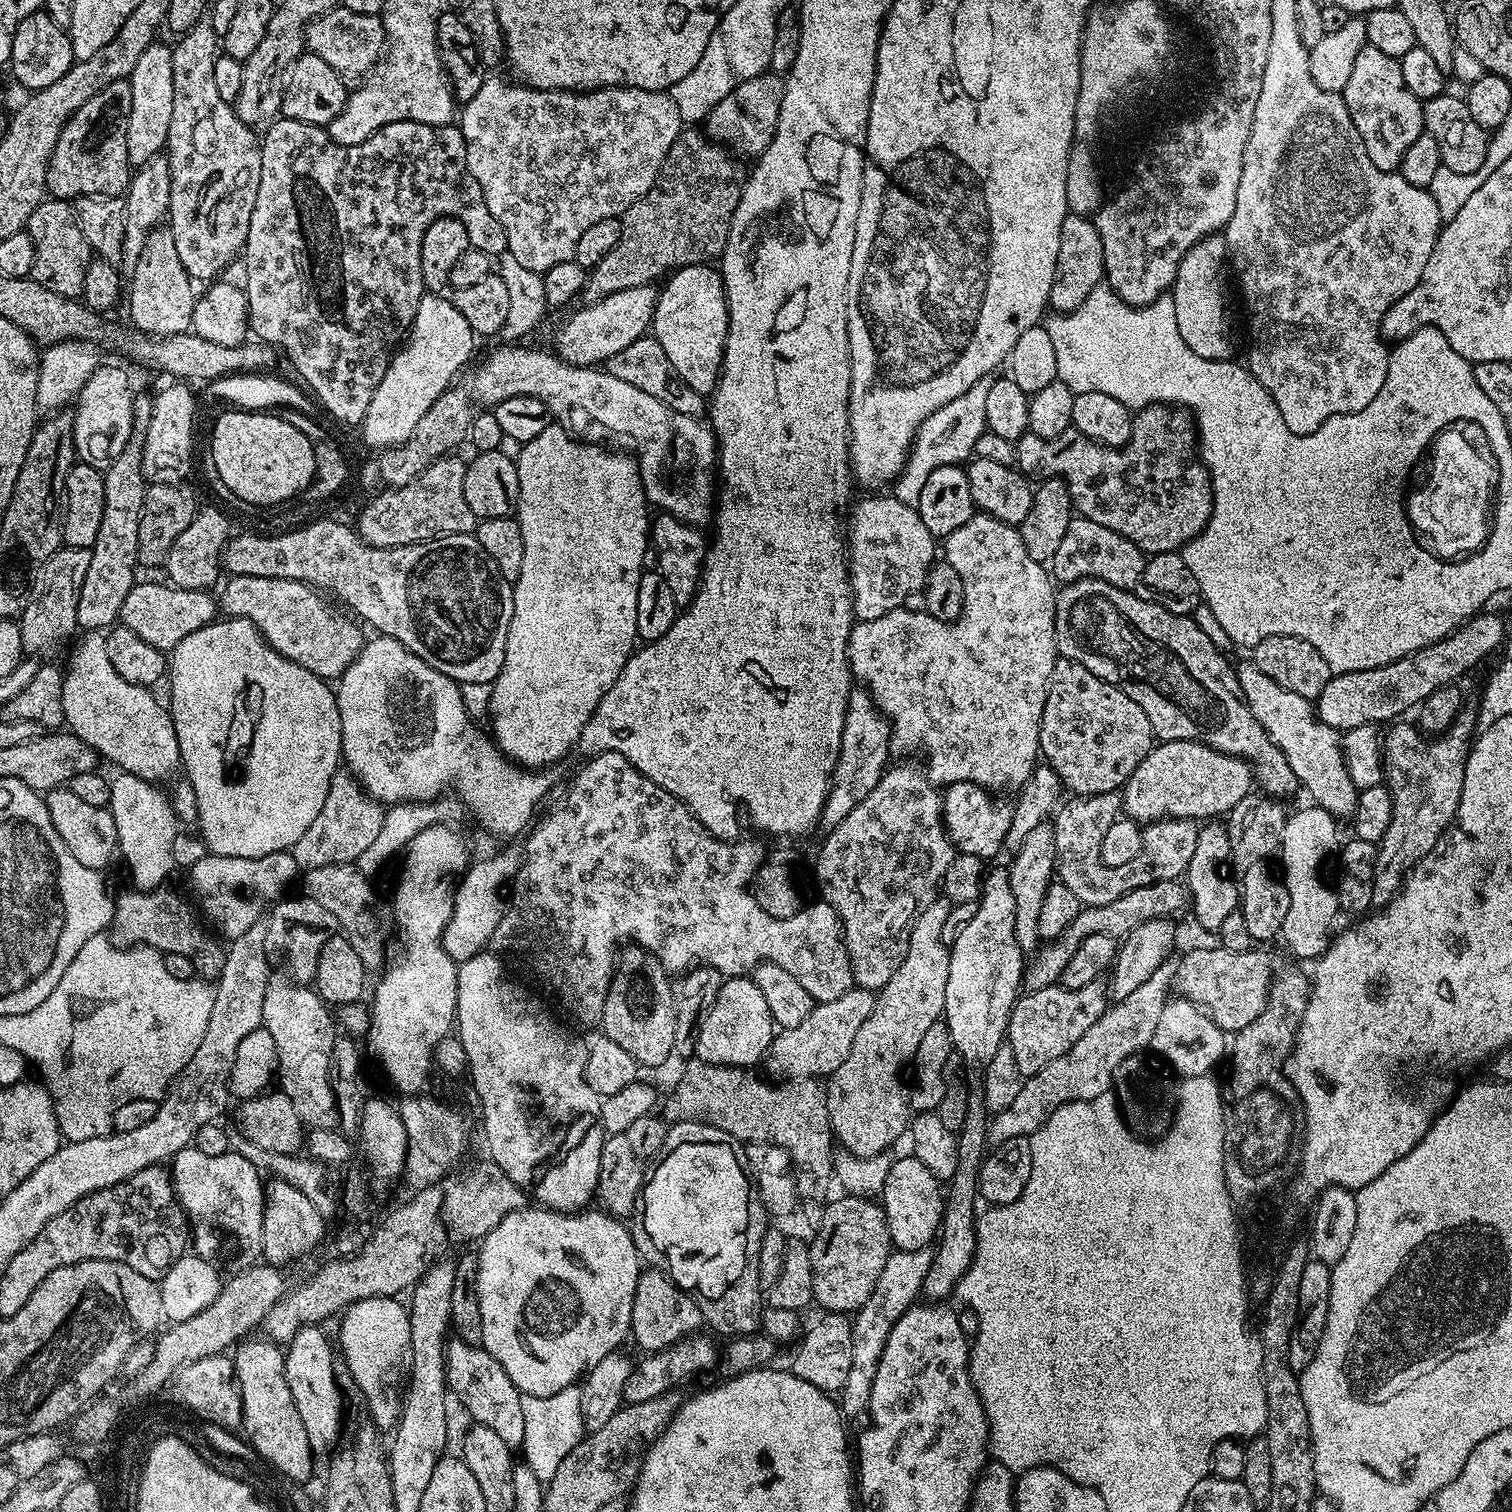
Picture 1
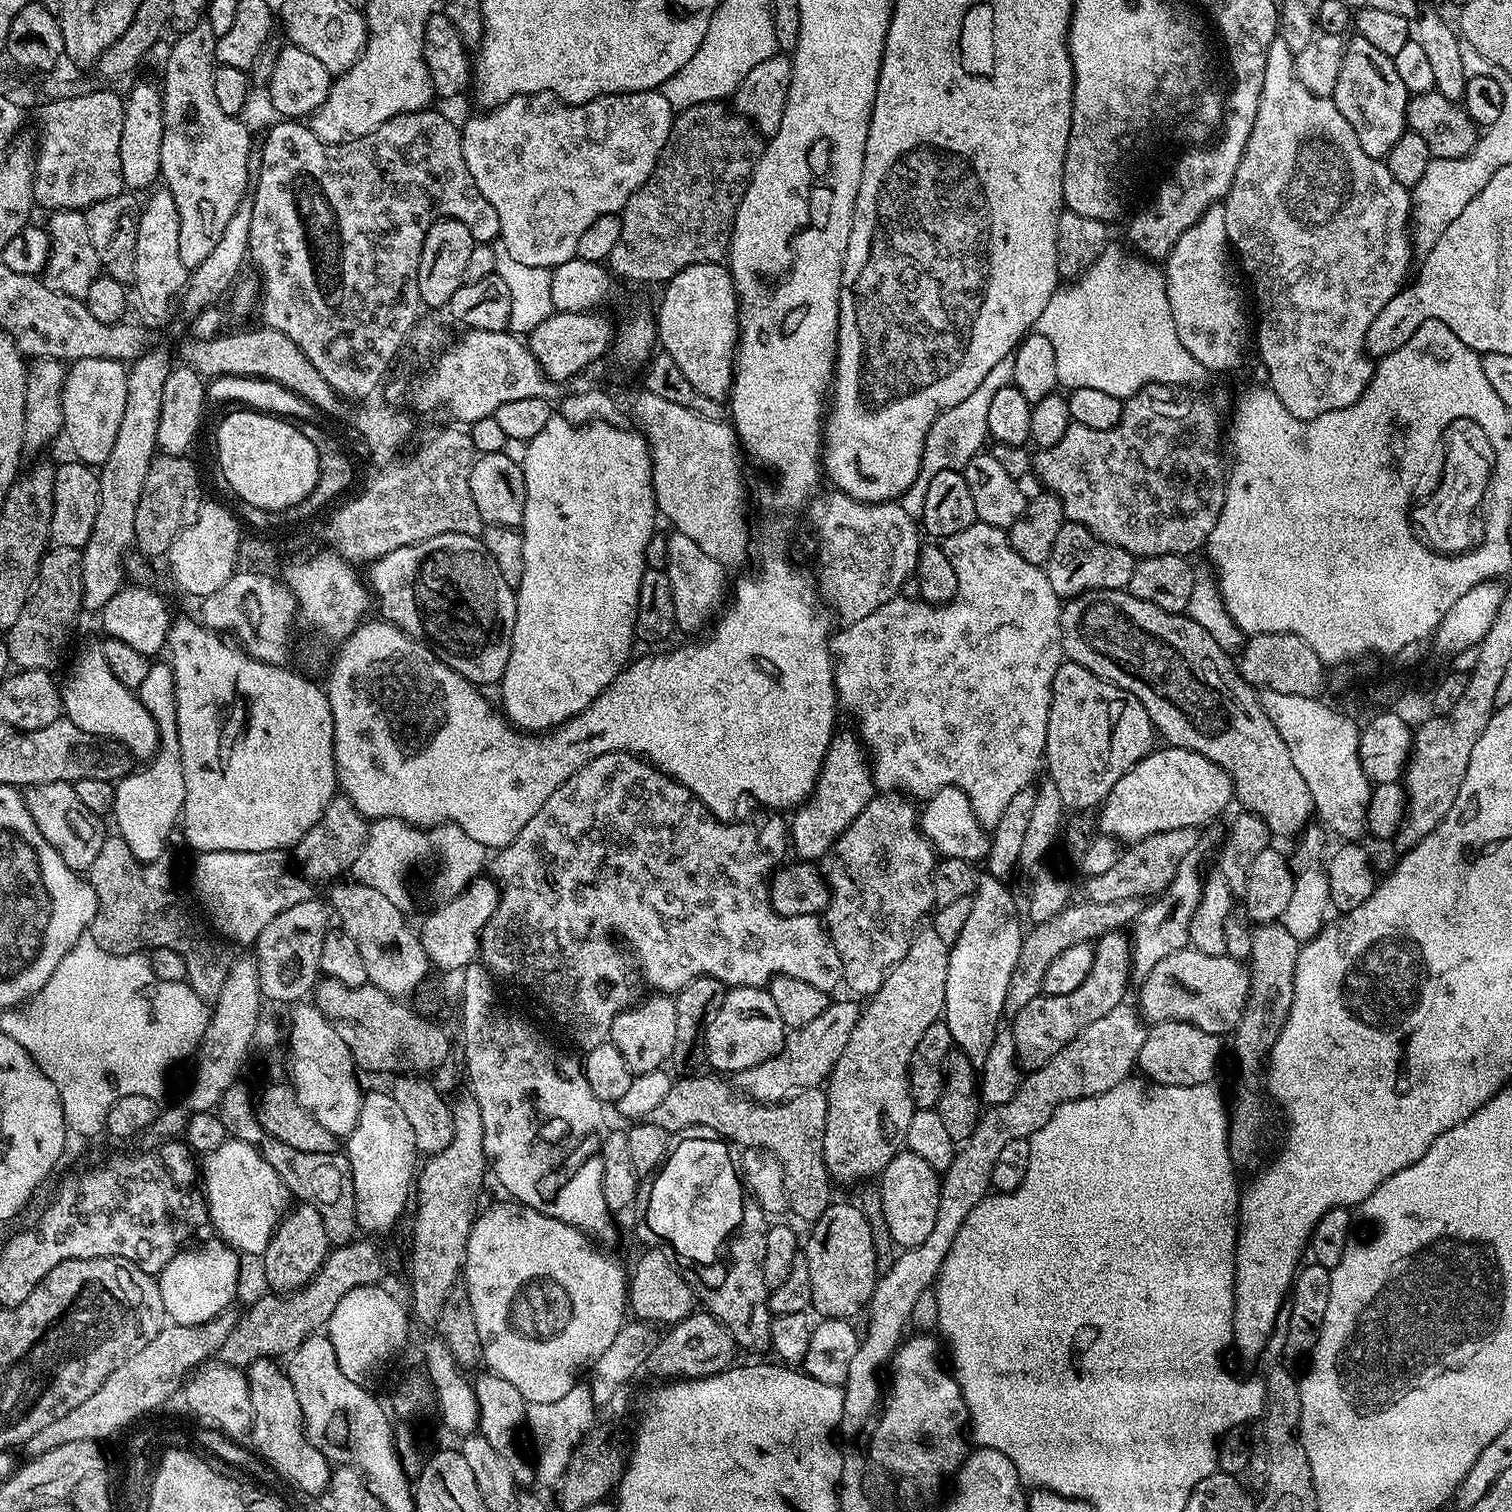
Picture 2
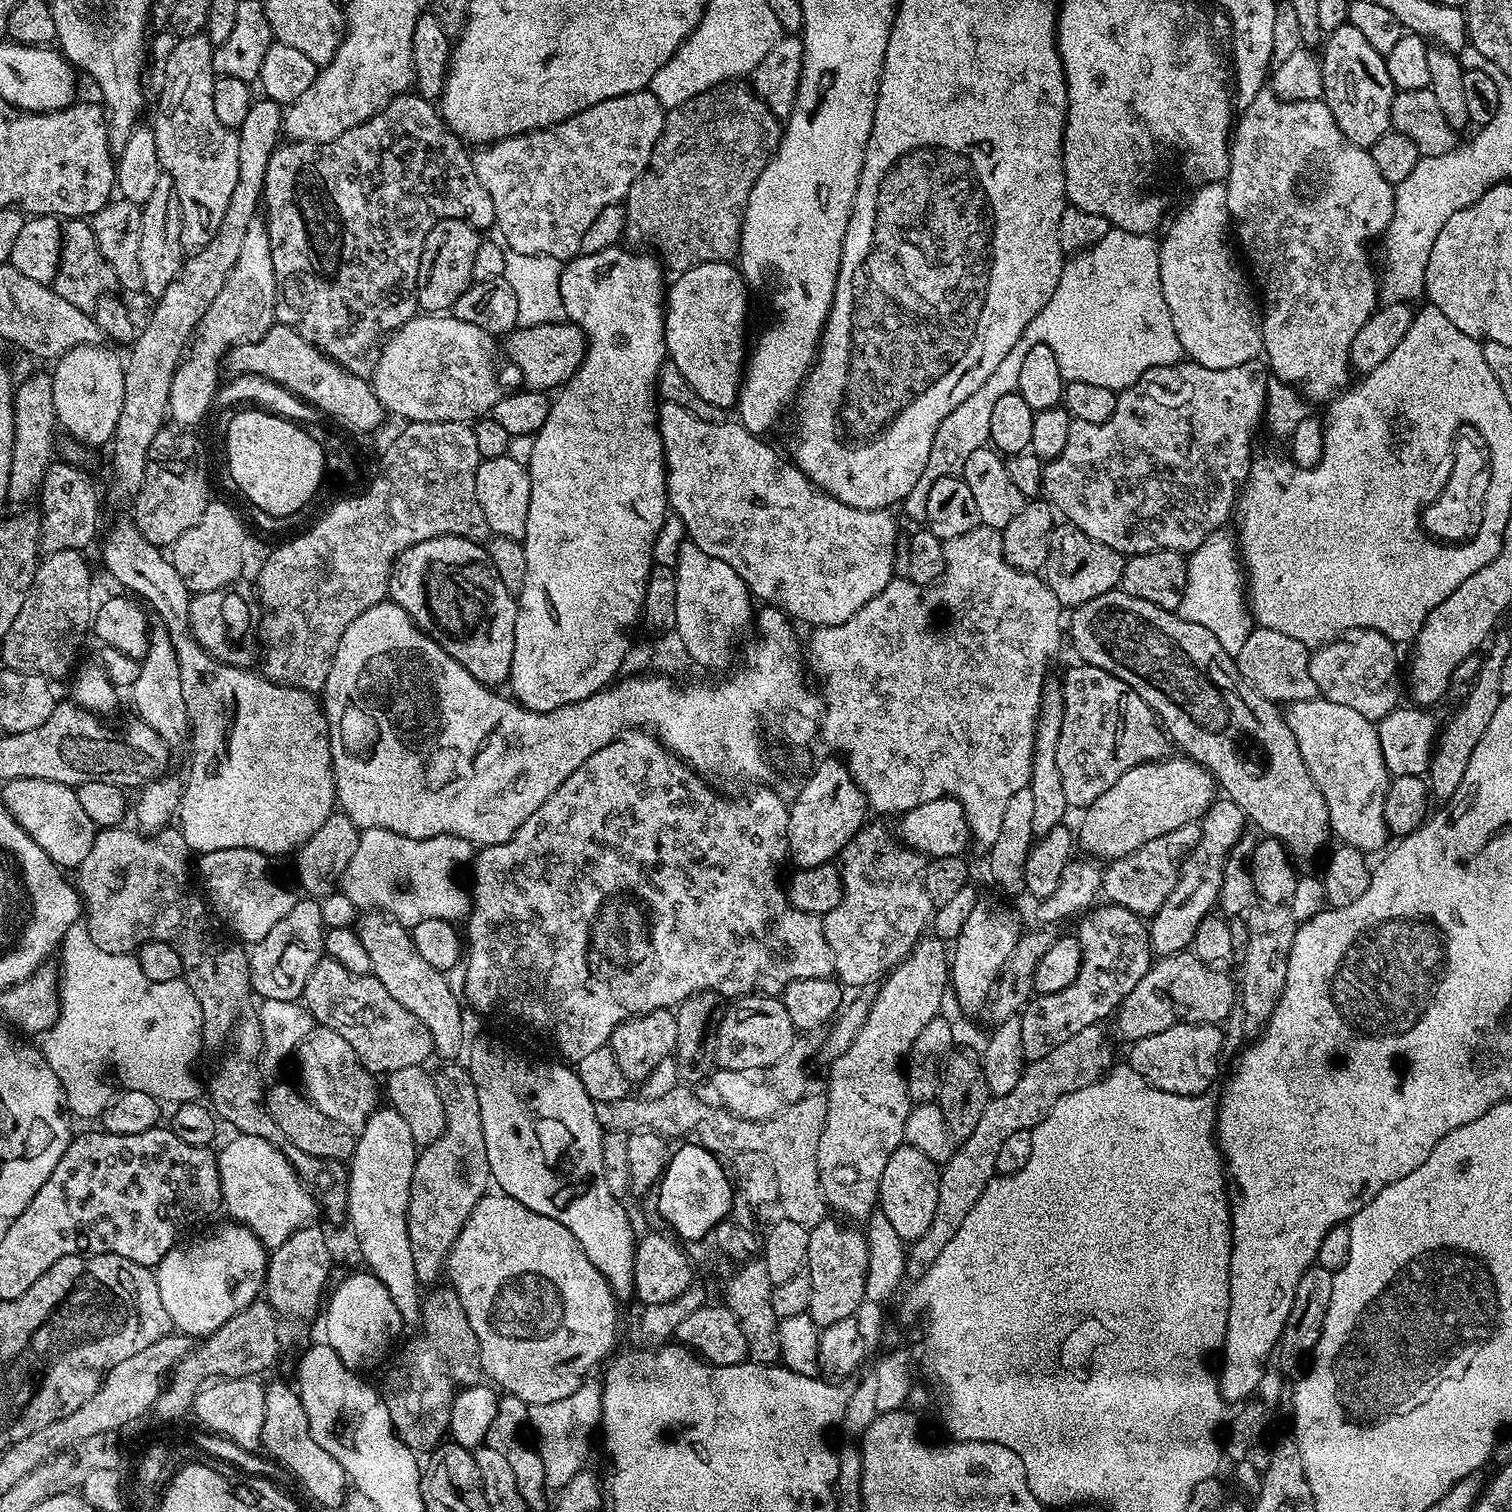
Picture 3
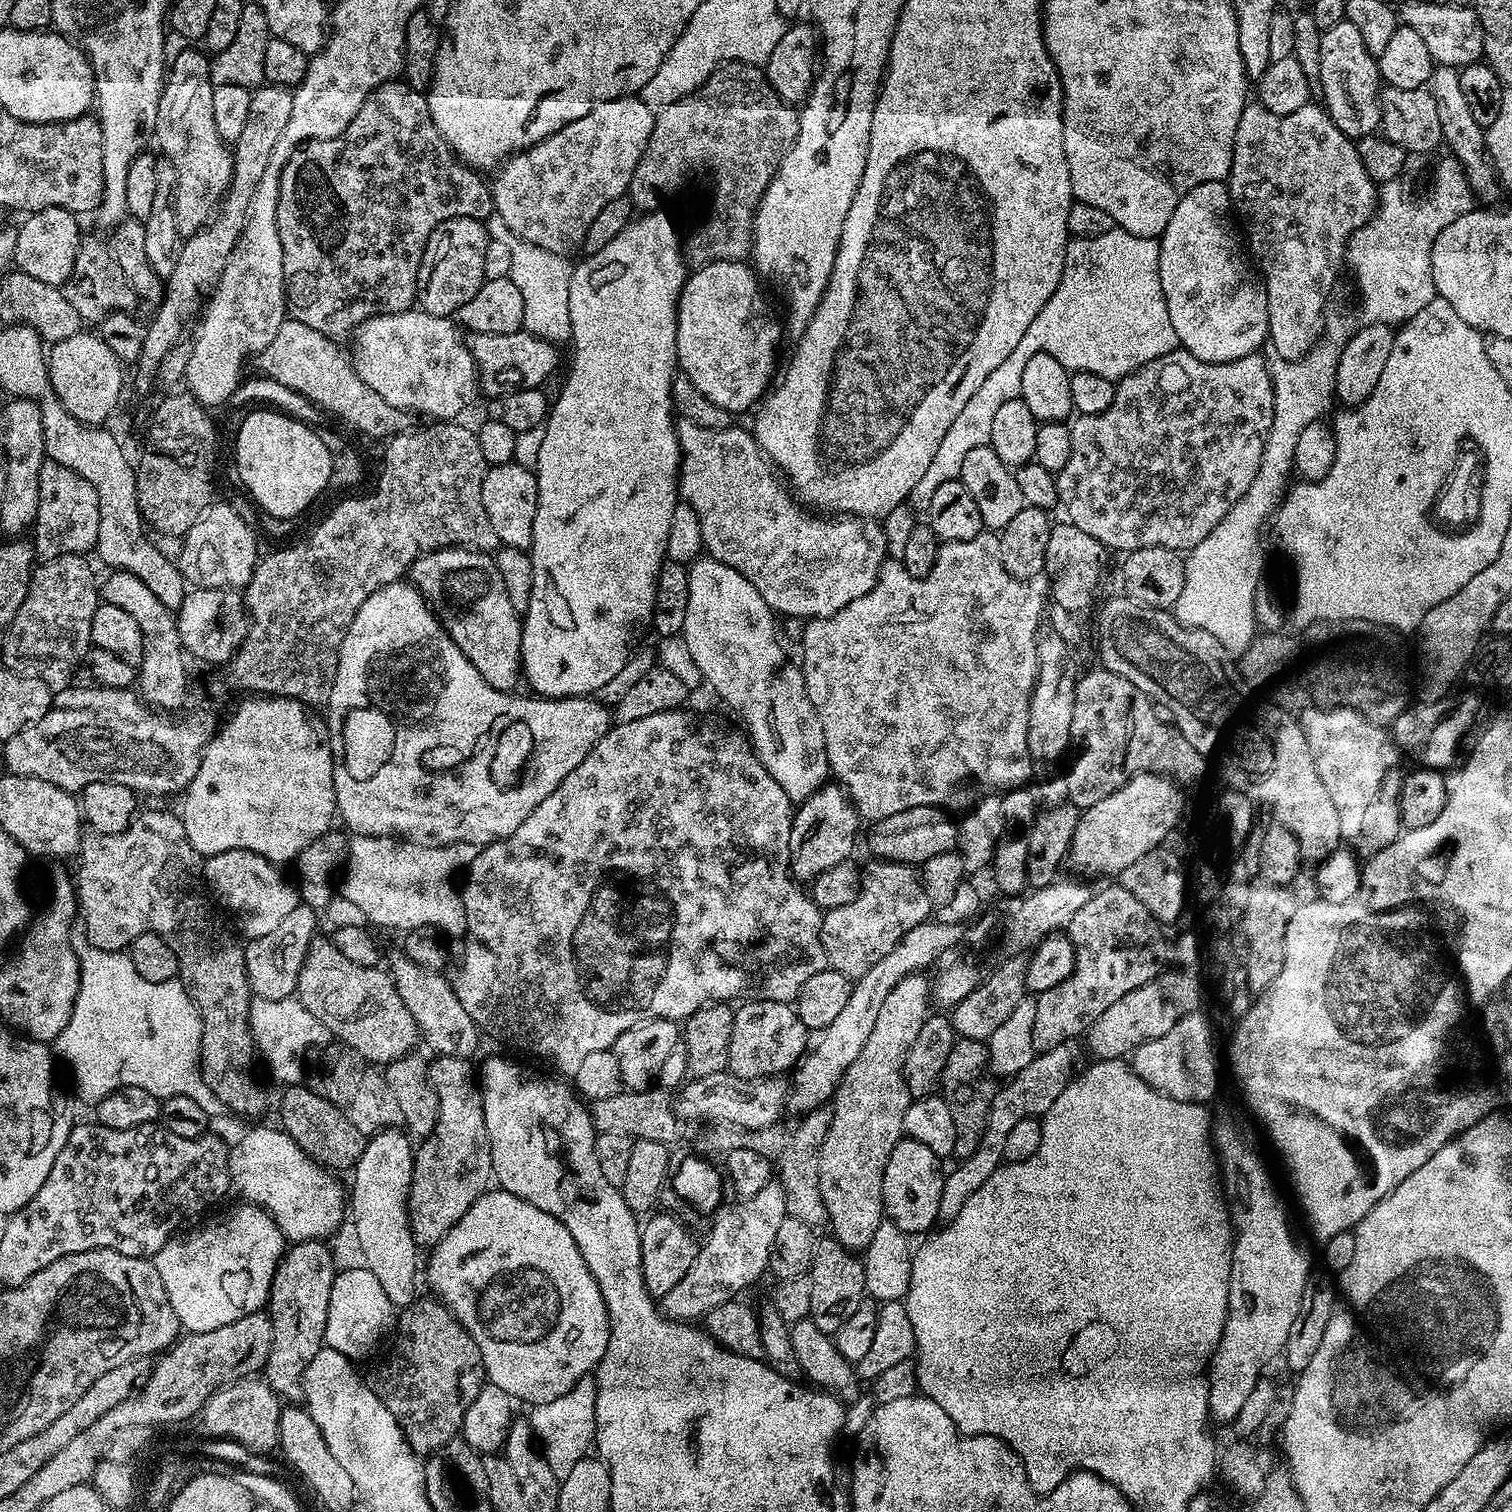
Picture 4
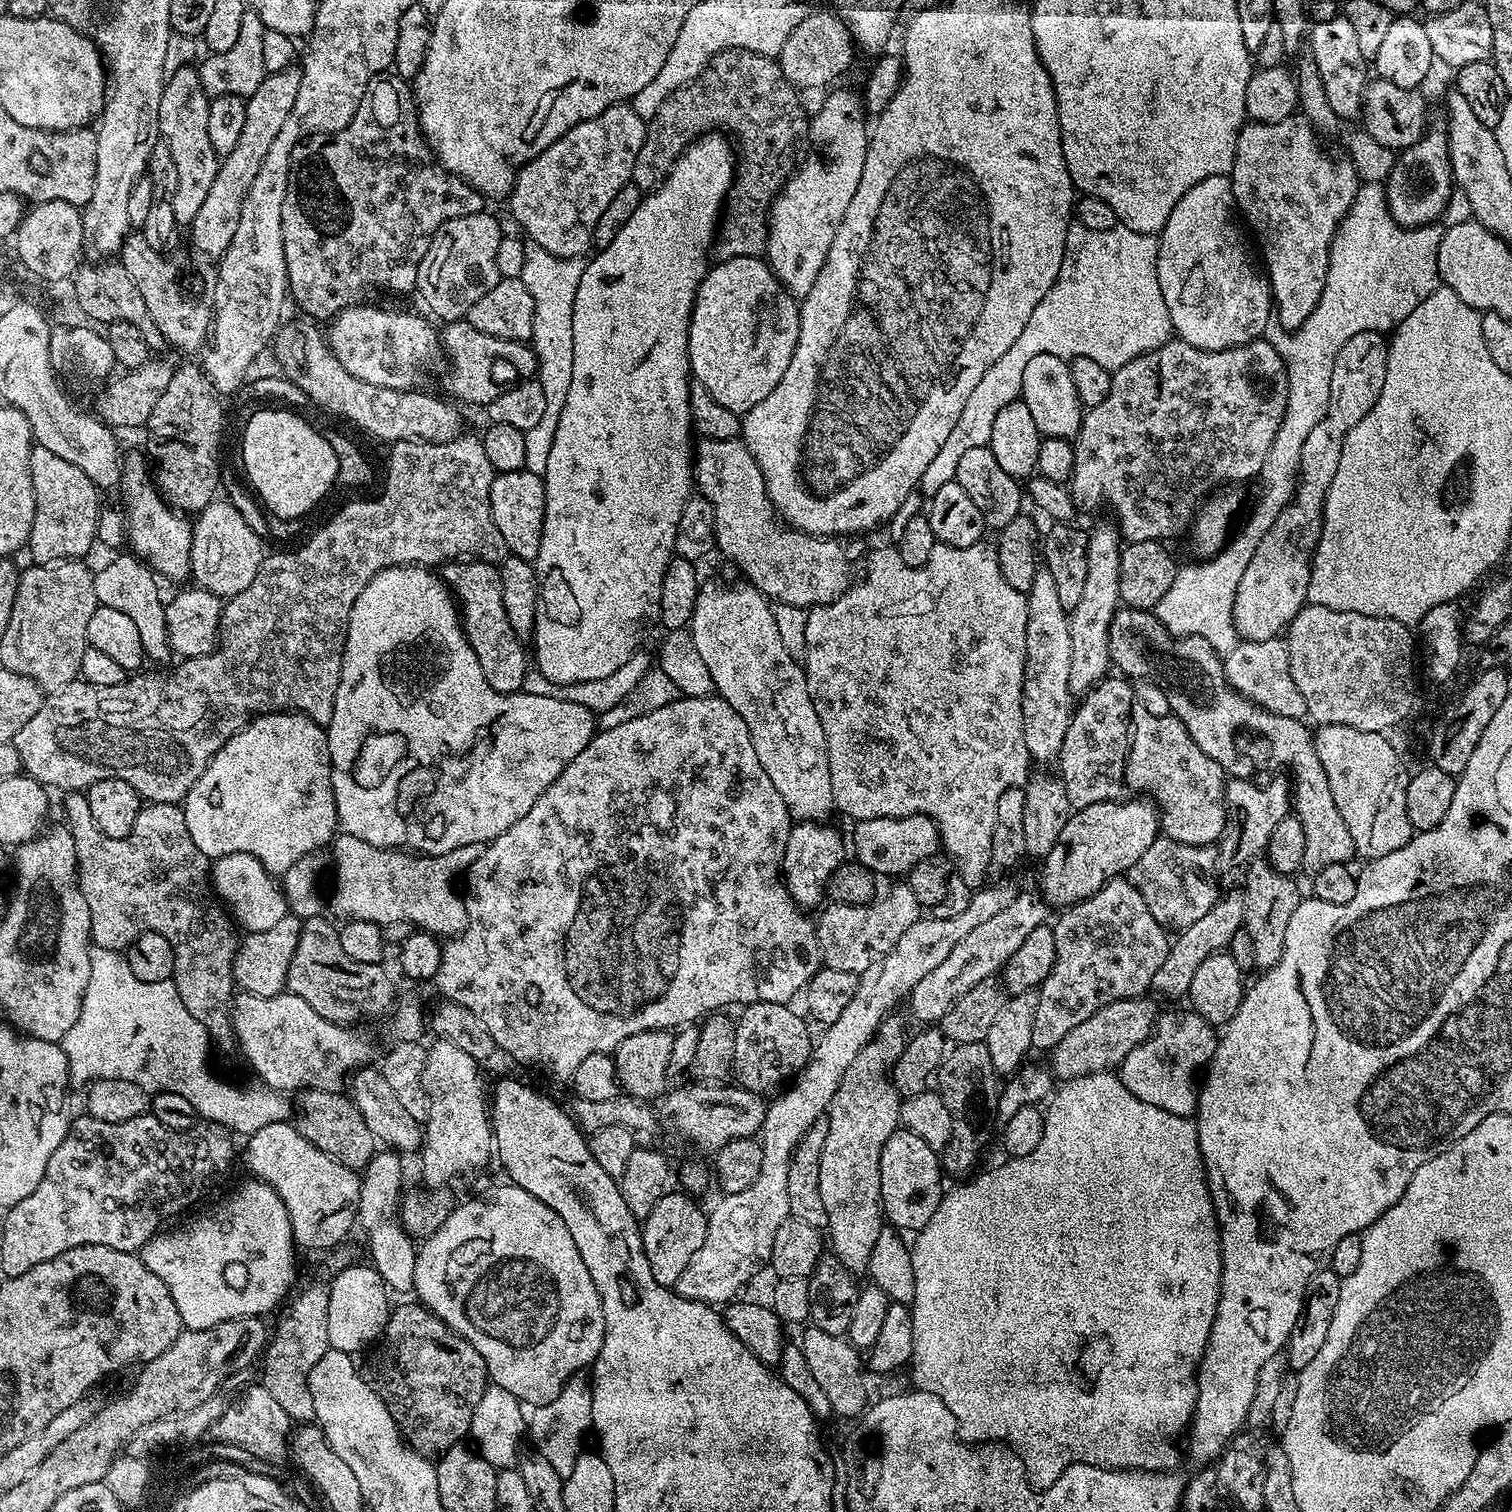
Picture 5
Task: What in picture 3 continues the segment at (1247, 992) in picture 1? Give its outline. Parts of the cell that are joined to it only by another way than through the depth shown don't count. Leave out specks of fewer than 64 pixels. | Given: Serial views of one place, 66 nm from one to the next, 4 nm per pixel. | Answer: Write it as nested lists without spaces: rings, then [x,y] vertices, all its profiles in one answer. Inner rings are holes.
[[[1185,950],[1181,952],[1176,952],[1172,955],[1161,955],[1159,959],[1153,963],[1151,970],[1147,972],[1142,978],[1142,982],[1138,982],[1138,986],[1134,986],[1134,990],[1130,990],[1130,994],[1126,994],[1126,998],[1121,1002],[1120,1007],[1116,1009],[1114,1013],[1114,1021],[1116,1020],[1116,1032],[1121,1036],[1122,1039],[1128,1040],[1127,1042],[1135,1042],[1146,1038],[1150,1034],[1158,1034],[1162,1030],[1166,1030],[1172,1024],[1177,1022],[1182,1024],[1206,1024],[1209,1026],[1220,1026],[1223,1025],[1223,1020],[1227,1018],[1232,1012],[1232,1004],[1234,1008],[1234,1001],[1238,996],[1238,988],[1232,980],[1228,977],[1229,973],[1224,970],[1217,970],[1215,967],[1206,965],[1200,961],[1200,959],[1195,956],[1191,951]]]

